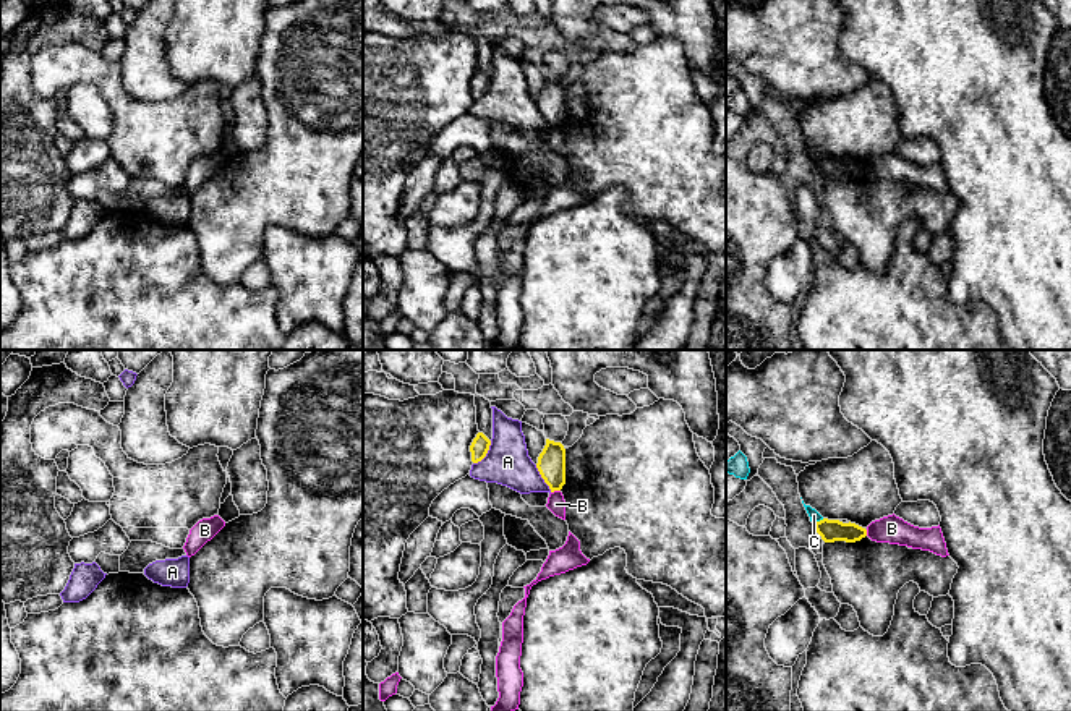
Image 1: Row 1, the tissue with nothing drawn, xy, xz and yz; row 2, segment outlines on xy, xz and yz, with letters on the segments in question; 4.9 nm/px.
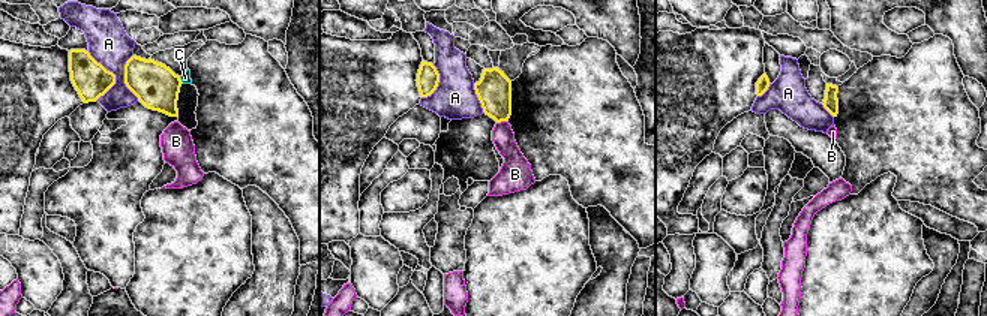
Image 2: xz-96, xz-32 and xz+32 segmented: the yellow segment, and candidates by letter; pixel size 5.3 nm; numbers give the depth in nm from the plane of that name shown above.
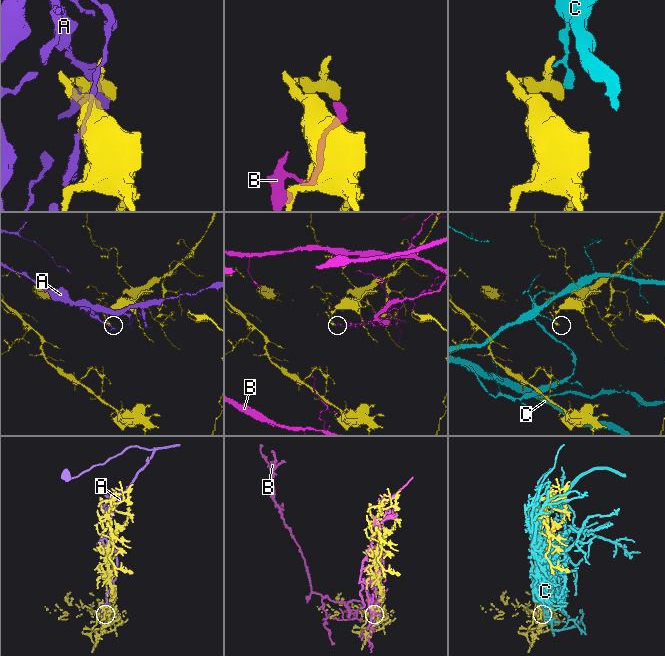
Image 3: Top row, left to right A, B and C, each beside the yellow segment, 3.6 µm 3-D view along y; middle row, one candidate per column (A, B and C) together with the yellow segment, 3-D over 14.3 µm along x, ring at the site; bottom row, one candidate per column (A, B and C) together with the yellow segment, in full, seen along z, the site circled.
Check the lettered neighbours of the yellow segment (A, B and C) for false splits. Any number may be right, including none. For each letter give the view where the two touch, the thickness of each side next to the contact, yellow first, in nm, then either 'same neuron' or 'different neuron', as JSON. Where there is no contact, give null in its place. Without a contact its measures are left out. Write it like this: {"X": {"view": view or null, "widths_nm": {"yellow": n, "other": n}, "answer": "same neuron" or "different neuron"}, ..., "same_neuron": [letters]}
{"A": {"view": "xz", "widths_nm": {"yellow": 90, "other": 220}, "answer": "different neuron"}, "B": {"view": "xz", "widths_nm": {"yellow": 140, "other": 90}, "answer": "different neuron"}, "C": {"view": "yz", "widths_nm": {"yellow": 110, "other": 50}, "answer": "different neuron"}, "same_neuron": []}

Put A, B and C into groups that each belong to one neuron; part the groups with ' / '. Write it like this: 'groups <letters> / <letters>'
groups A / B / C

